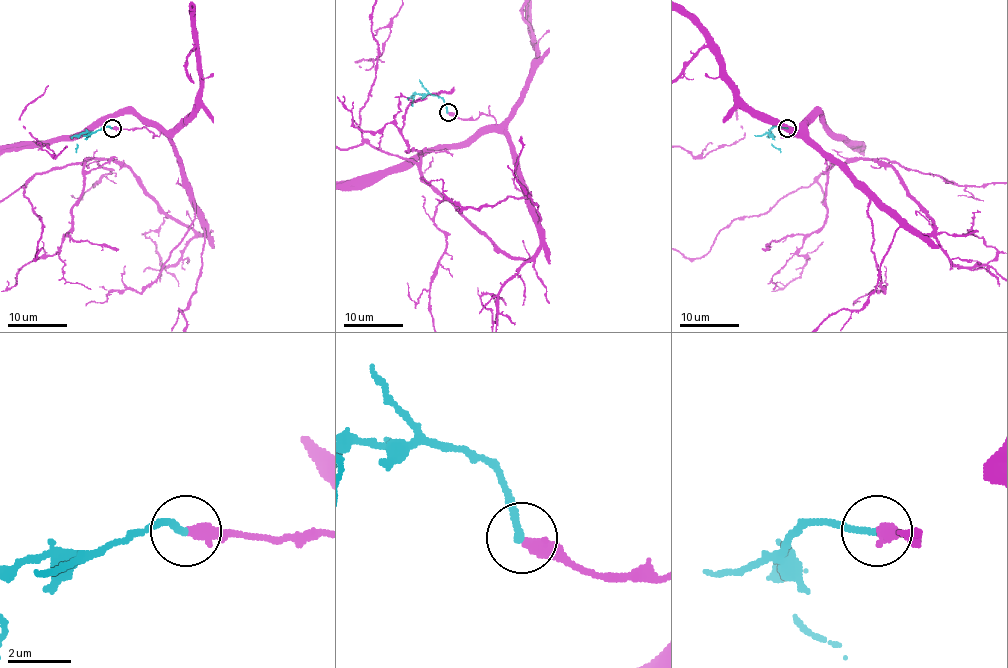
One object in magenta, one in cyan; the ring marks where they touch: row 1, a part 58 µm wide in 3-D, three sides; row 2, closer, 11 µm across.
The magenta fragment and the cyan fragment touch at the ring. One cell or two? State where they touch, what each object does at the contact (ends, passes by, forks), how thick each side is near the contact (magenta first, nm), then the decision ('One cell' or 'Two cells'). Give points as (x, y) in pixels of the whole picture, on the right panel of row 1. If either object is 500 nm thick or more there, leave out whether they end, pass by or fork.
Place: (787, 128). At the ring magenta ends. At the ring cyan ends. Thickness 440 nm (magenta) against 240 nm. One cell

